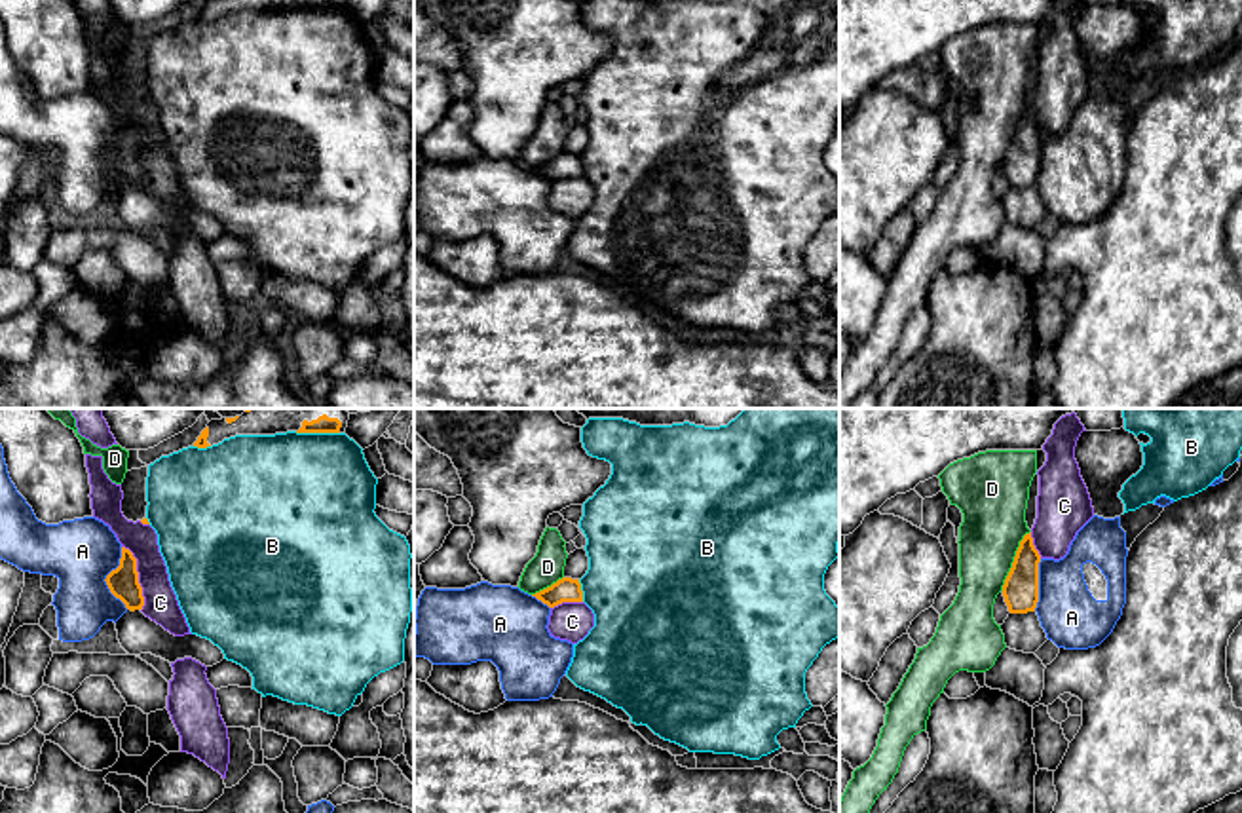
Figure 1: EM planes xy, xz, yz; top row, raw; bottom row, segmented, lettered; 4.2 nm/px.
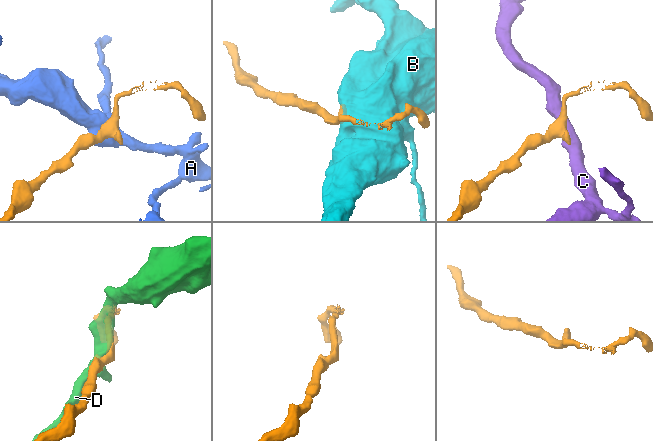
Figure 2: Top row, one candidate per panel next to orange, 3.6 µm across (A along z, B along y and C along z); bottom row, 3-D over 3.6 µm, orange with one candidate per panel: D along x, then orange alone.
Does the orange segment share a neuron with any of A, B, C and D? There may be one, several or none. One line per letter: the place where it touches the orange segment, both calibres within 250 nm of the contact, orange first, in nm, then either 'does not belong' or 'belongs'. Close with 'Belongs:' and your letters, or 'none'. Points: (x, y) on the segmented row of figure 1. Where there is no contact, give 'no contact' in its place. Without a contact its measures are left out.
A: xy (107, 578) | 130/280 nm | does not belong
B: xz (582, 591) | 110/460 nm | does not belong
C: xy (137, 578) | 130/140 nm | does not belong
D: yz (1015, 561) | 150/280 nm | does not belong
Belongs: none

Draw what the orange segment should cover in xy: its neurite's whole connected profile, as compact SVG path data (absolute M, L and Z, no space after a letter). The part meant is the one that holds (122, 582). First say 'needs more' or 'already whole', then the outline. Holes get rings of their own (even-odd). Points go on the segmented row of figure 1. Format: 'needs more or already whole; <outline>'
already whole; M122 547L120 566L106 576L110 593L120 598L127 610L142 610L144 596L139 583L137 558L125 547Z

